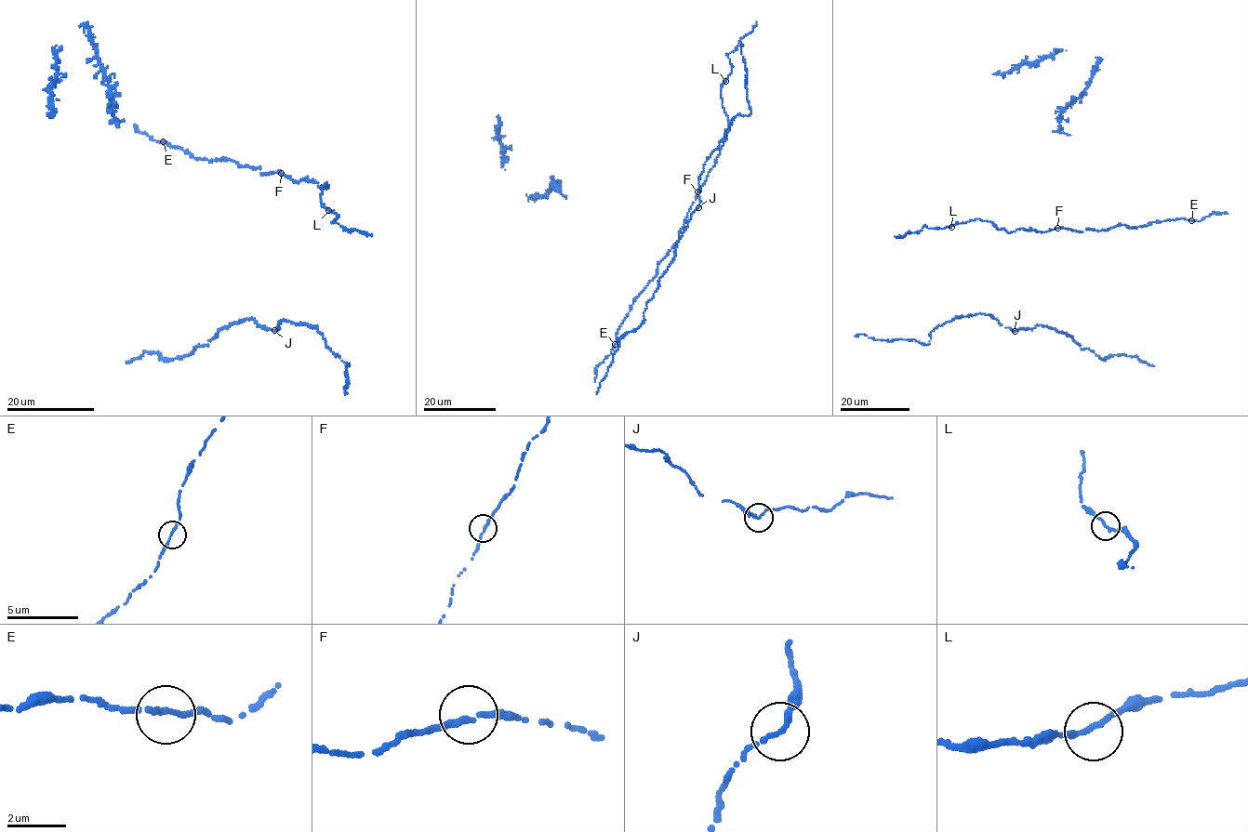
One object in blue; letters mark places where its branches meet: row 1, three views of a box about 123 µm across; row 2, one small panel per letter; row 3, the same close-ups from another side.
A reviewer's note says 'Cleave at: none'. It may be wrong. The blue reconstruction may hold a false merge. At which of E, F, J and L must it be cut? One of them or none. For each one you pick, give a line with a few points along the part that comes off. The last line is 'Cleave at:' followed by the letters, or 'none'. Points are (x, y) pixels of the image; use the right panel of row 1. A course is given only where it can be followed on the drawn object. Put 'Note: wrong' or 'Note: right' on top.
Note: right
Cleave at: none

